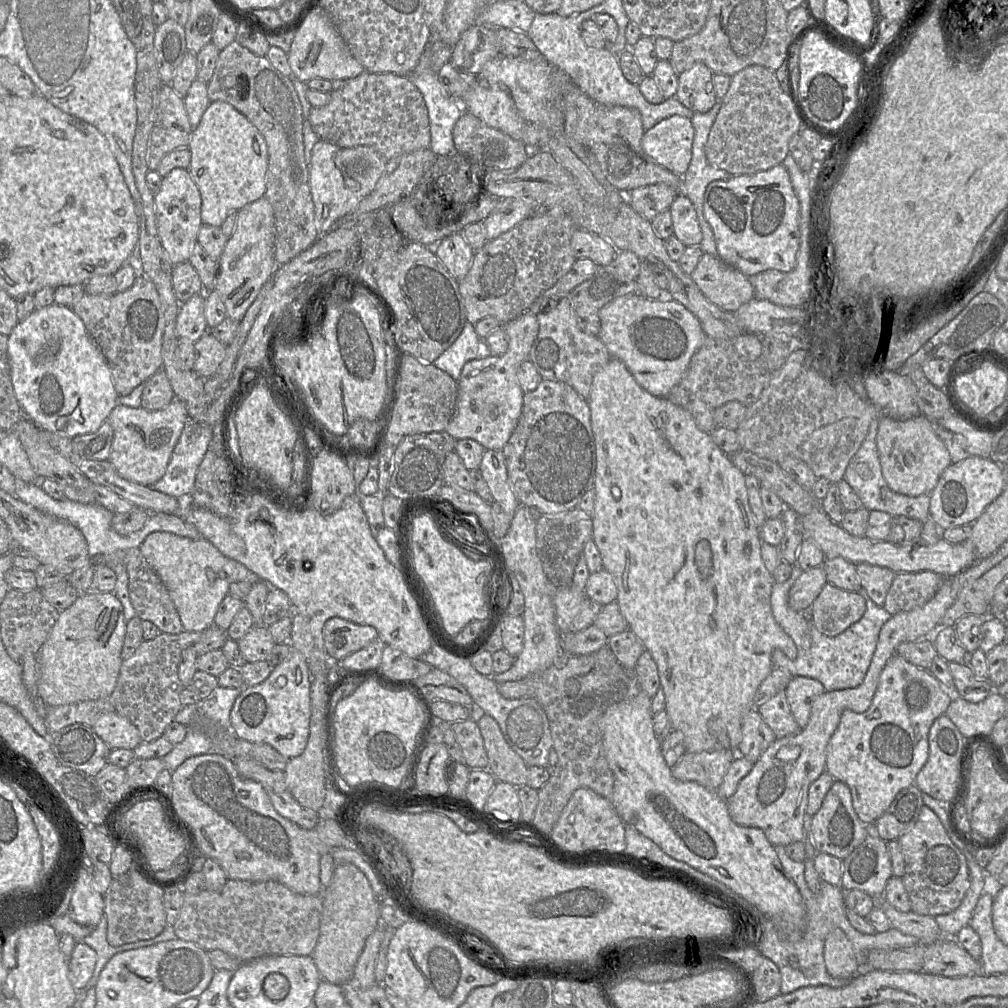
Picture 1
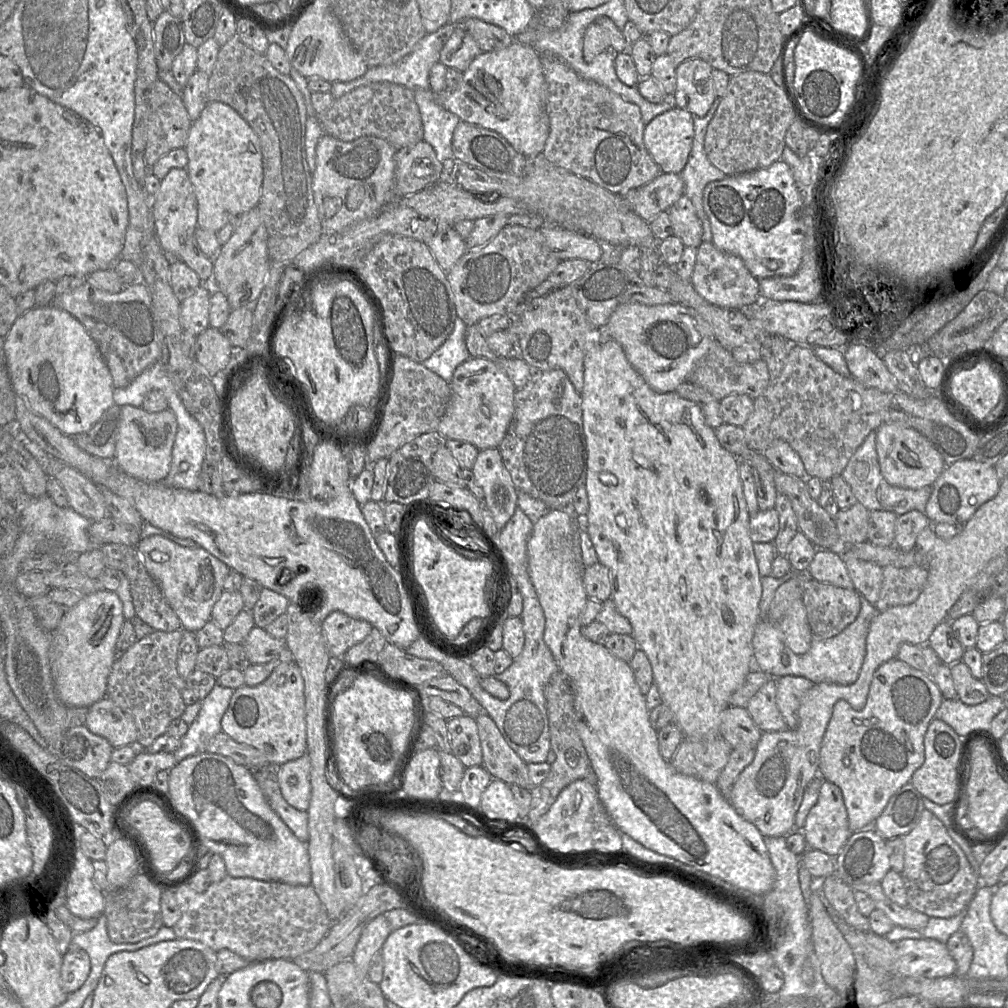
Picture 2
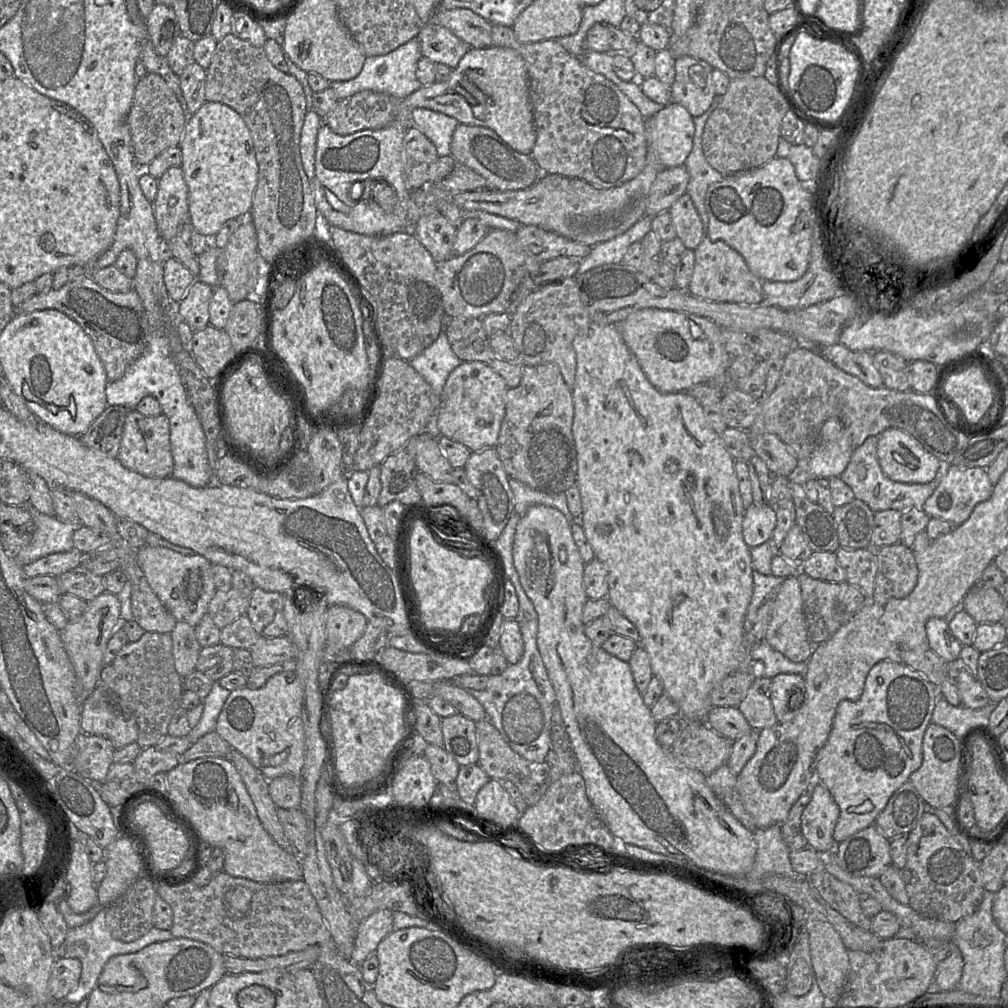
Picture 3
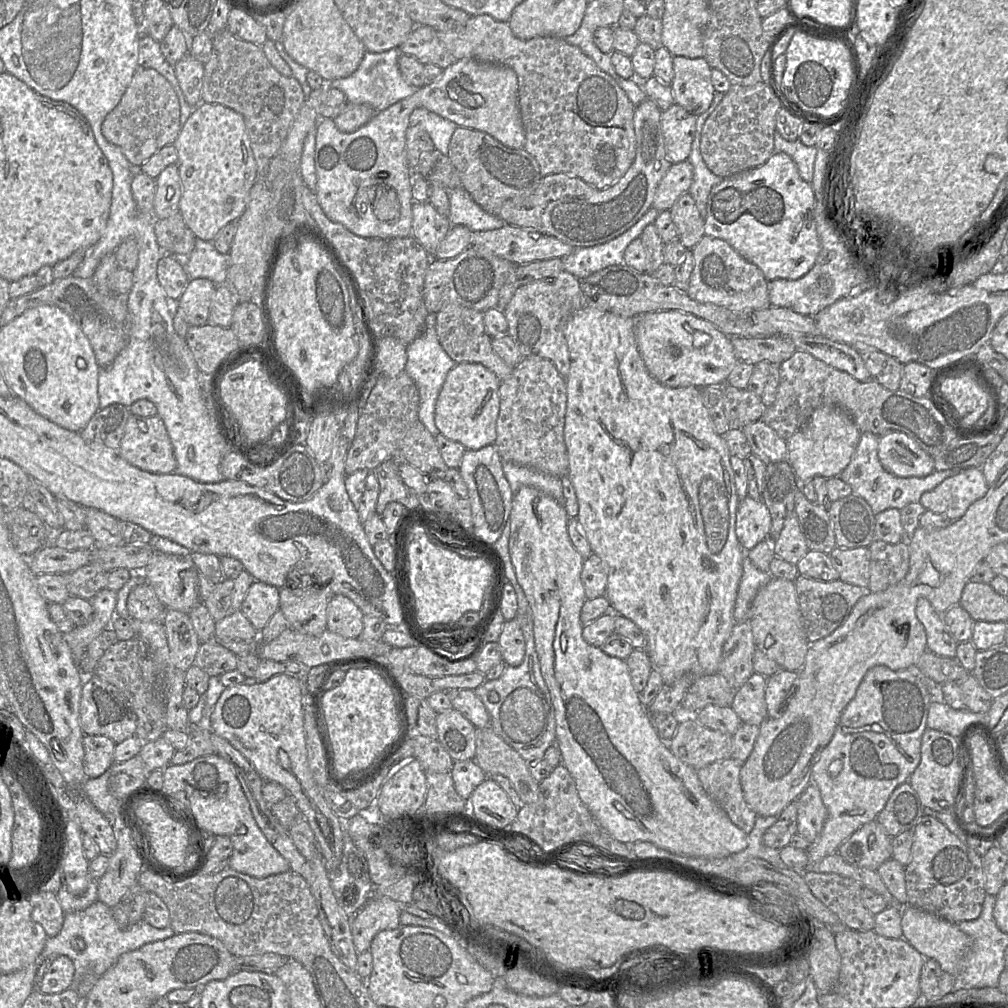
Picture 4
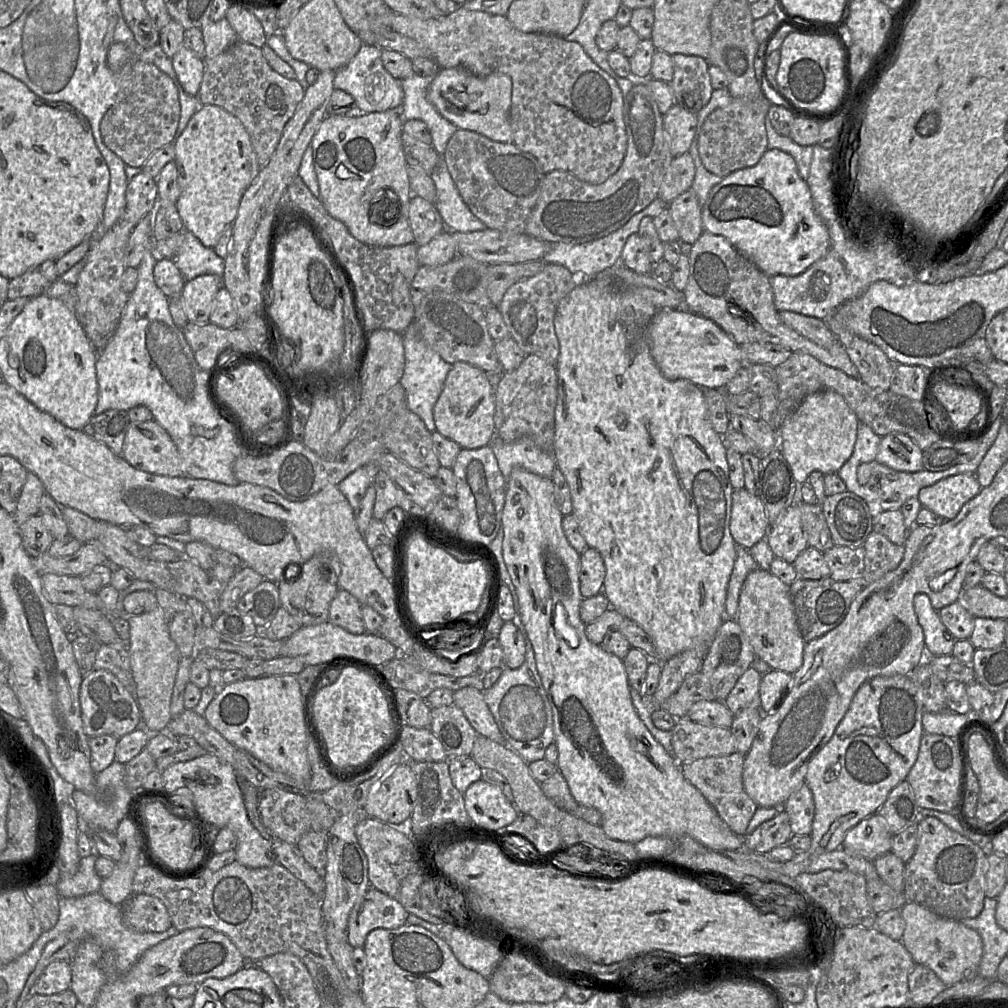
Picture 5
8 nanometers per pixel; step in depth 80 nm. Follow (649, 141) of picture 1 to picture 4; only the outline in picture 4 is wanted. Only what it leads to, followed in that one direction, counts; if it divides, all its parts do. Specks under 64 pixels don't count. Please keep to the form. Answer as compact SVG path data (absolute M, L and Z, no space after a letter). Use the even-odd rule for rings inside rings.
M674 103L661 113L666 158L671 164L688 159L696 131L697 116Z

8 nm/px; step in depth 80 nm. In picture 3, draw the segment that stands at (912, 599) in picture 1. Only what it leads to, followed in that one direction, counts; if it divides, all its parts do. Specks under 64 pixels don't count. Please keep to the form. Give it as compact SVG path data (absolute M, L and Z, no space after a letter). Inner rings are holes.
M901 543L875 550L877 573L872 599L884 605L890 599L907 597L915 588L919 570L912 550Z

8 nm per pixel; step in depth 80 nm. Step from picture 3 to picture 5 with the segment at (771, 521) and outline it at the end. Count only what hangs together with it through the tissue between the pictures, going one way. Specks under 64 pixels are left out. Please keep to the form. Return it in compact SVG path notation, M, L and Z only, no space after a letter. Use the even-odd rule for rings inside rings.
M744 487L732 493L729 527L736 545L747 550L765 539L771 527L761 500Z

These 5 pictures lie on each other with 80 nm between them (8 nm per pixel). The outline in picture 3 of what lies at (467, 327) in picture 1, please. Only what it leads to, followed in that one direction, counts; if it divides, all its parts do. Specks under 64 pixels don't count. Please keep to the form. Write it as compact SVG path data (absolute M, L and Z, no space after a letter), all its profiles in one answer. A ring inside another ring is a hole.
M444 330L437 339L409 362L409 365L440 396L450 373L463 362L452 351Z

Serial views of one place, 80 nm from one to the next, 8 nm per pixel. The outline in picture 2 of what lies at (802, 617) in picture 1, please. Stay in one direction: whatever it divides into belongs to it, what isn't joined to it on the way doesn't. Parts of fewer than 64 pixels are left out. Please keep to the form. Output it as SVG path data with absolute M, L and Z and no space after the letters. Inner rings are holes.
M861 596L861 609L856 620L838 635L828 639L813 639L810 649L802 655L794 654L784 643L784 634L778 621L760 620L752 639L755 668L777 679L784 676L799 676L815 683L854 683L866 654L866 638L871 620L878 615L876 607Z

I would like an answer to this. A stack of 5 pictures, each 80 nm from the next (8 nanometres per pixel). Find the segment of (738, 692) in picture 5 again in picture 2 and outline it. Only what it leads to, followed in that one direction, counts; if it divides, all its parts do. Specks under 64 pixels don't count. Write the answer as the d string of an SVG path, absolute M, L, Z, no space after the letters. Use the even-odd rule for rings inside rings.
M770 679L748 701L746 709L762 731L782 731L787 725L776 704L776 679Z

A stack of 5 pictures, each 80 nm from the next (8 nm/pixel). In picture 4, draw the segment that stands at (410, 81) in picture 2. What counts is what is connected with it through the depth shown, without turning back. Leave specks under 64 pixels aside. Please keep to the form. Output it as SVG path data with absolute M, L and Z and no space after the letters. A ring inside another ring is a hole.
M398 47L378 53L366 51L355 72L348 77L332 80L328 83L329 87L342 91L348 103L367 104L376 112L381 112L417 90L408 84L400 73L398 58L401 54Z

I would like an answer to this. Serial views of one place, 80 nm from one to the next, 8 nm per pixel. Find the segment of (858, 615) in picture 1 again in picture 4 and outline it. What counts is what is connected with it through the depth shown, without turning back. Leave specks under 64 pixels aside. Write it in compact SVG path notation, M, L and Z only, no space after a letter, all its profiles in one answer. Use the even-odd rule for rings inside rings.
M798 575L794 580L799 608L808 642L814 643L828 635L845 622L855 604L865 594L866 589L843 582L818 581Z

